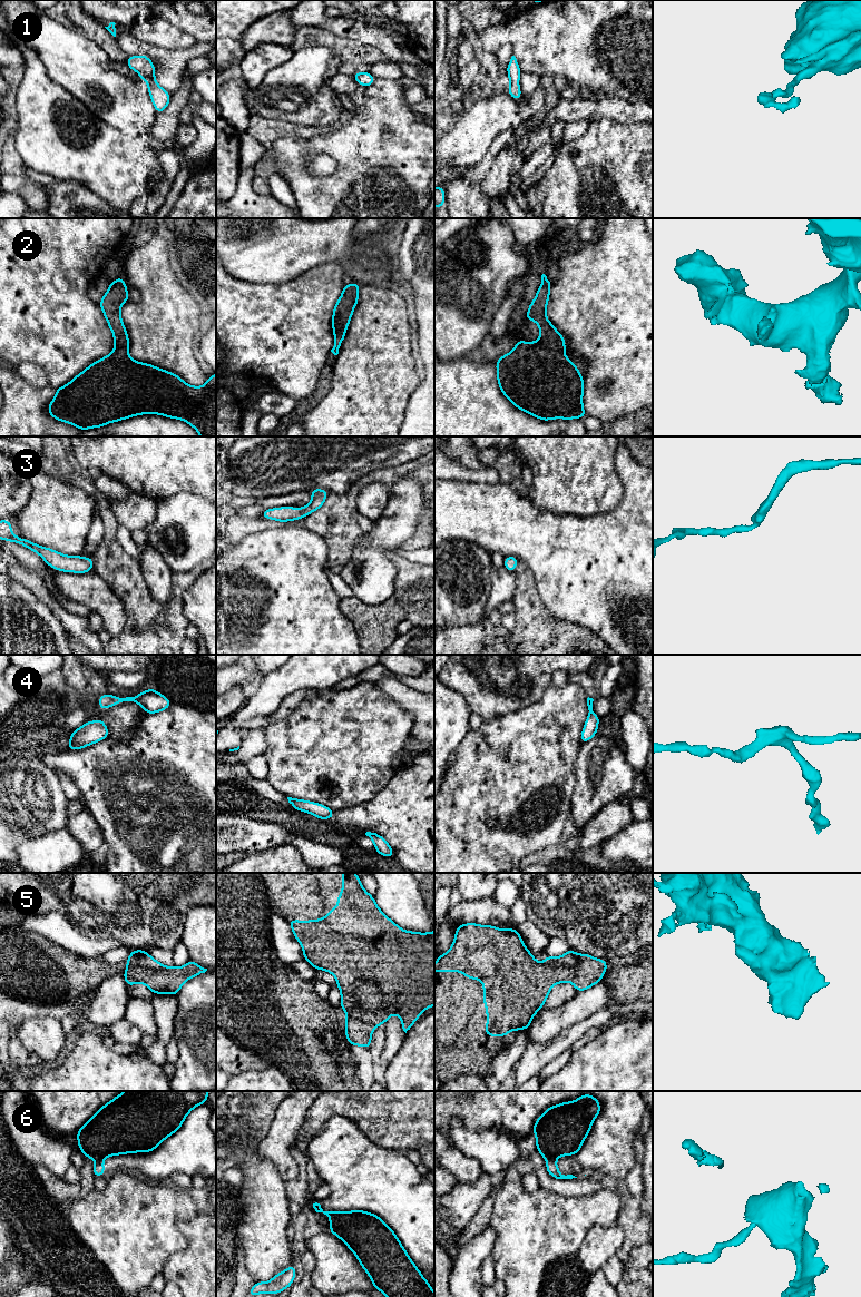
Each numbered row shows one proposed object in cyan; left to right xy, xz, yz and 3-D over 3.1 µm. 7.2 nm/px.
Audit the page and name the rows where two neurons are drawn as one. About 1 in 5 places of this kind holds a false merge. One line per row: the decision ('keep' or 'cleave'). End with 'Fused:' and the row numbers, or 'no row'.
1: keep
2: keep
3: keep
4: keep
5: keep
6: cleave
Fused: 6

